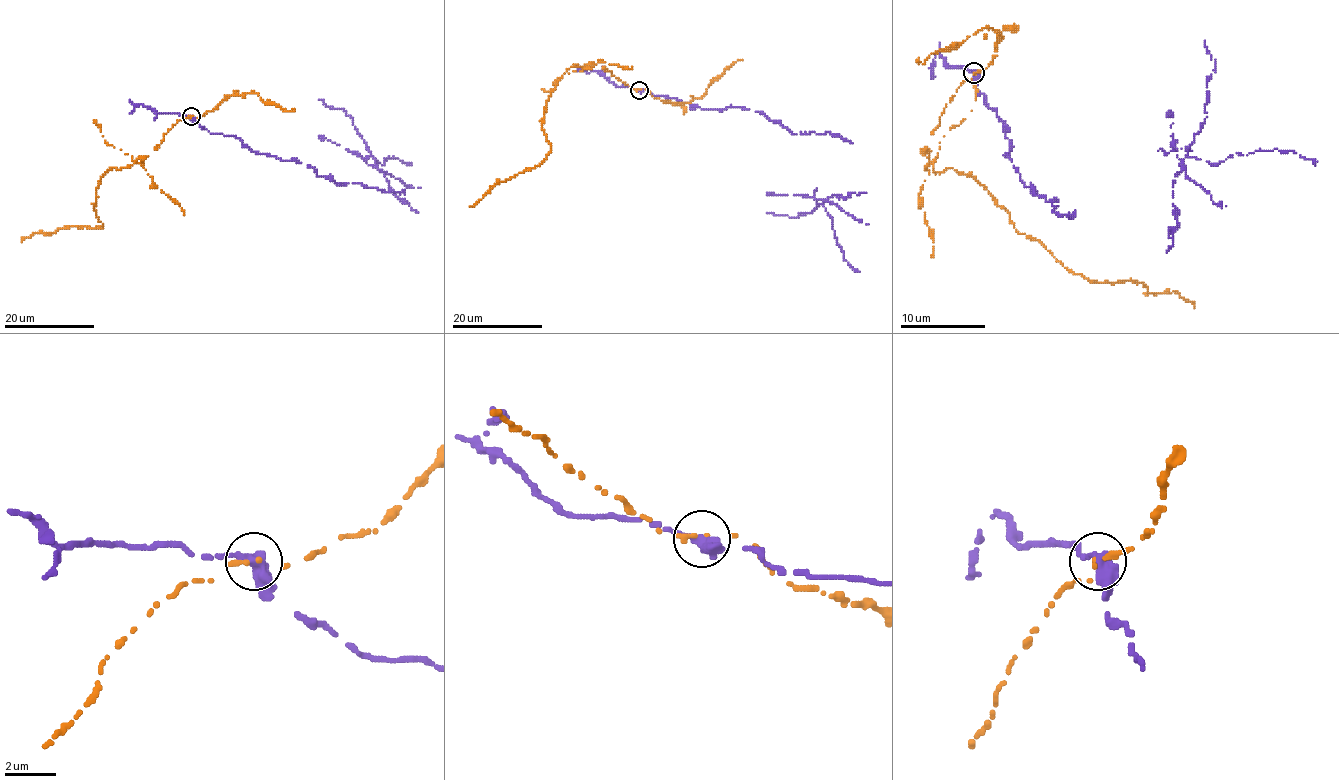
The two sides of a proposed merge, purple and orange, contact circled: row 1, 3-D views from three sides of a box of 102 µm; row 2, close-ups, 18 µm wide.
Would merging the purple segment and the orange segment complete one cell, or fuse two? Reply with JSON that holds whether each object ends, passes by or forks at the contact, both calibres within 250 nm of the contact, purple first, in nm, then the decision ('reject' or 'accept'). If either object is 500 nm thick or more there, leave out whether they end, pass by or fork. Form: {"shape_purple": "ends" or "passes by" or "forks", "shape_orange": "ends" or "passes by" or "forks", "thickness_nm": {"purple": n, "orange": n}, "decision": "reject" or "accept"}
{"shape_purple": "passes by", "shape_orange": "ends", "thickness_nm": {"purple": 440, "orange": 140}, "decision": "reject"}

